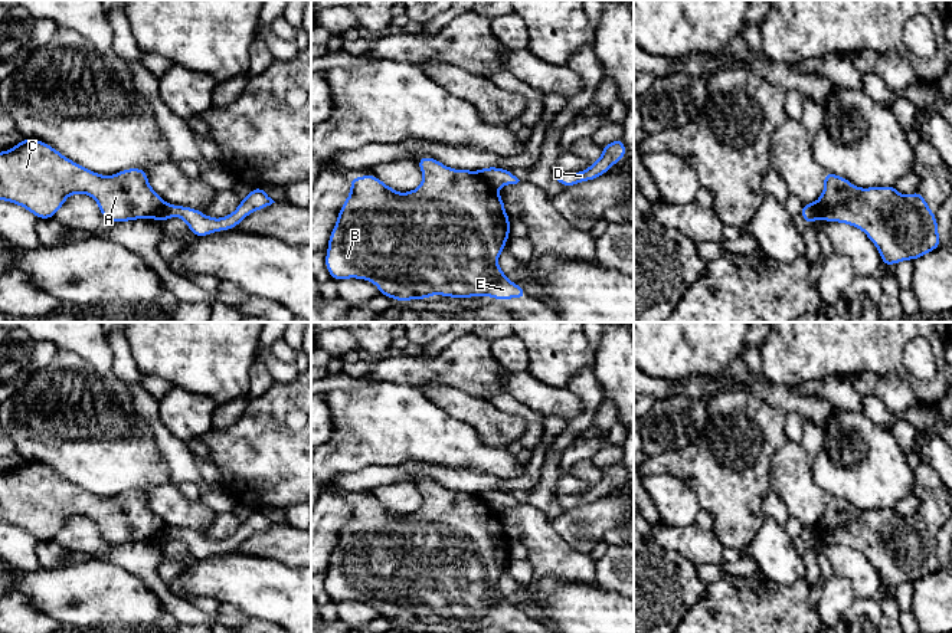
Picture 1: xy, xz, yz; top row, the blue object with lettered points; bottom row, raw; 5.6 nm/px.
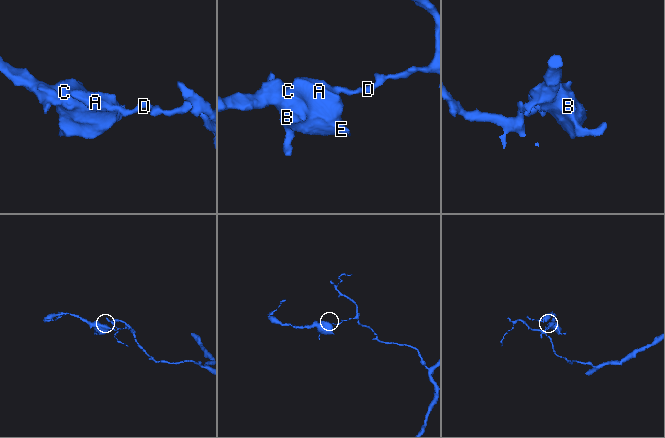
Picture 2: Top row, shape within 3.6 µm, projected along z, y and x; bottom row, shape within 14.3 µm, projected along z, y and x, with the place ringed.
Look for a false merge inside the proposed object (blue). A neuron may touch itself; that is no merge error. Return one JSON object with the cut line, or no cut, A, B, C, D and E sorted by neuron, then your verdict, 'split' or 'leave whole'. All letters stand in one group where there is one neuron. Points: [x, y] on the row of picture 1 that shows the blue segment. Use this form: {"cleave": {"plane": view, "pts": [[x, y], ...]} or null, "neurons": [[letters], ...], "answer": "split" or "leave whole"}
{"cleave": {"plane": "xz", "pts": [[474, 171], [494, 189]]}, "neurons": [["A", "B", "C", "E"], ["D"]], "answer": "split"}

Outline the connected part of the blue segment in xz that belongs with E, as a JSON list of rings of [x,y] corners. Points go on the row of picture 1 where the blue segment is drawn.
[[[422,157],[416,164],[423,180],[408,193],[396,193],[377,176],[349,178],[351,191],[340,209],[325,253],[330,276],[370,281],[380,295],[403,302],[431,295],[524,299],[524,288],[508,281],[497,265],[510,236],[501,196],[475,171],[454,170],[432,157]]]

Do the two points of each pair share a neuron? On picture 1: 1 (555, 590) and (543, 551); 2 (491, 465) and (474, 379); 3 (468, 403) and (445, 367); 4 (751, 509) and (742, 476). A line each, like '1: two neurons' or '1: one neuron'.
1: two neurons
2: two neurons
3: two neurons
4: one neuron

